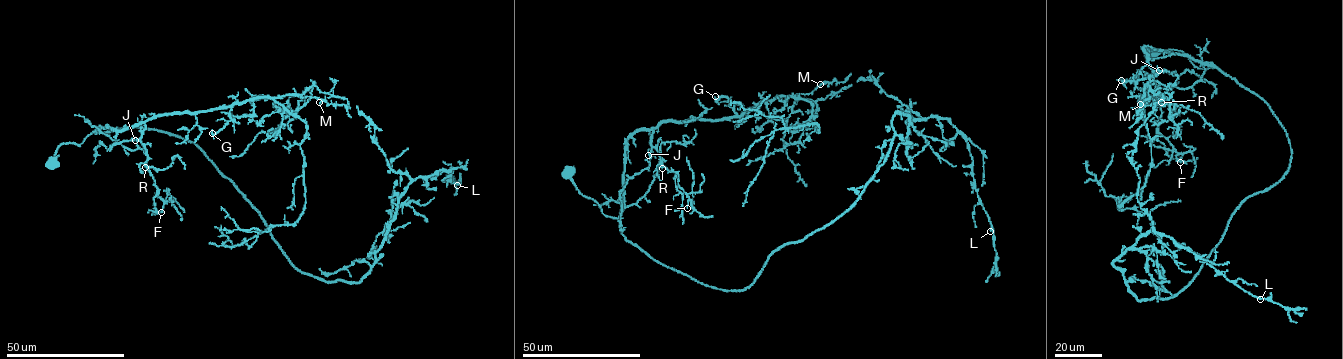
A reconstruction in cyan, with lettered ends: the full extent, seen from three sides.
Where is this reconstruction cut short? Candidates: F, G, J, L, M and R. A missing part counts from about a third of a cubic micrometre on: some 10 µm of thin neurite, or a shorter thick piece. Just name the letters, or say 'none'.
G

